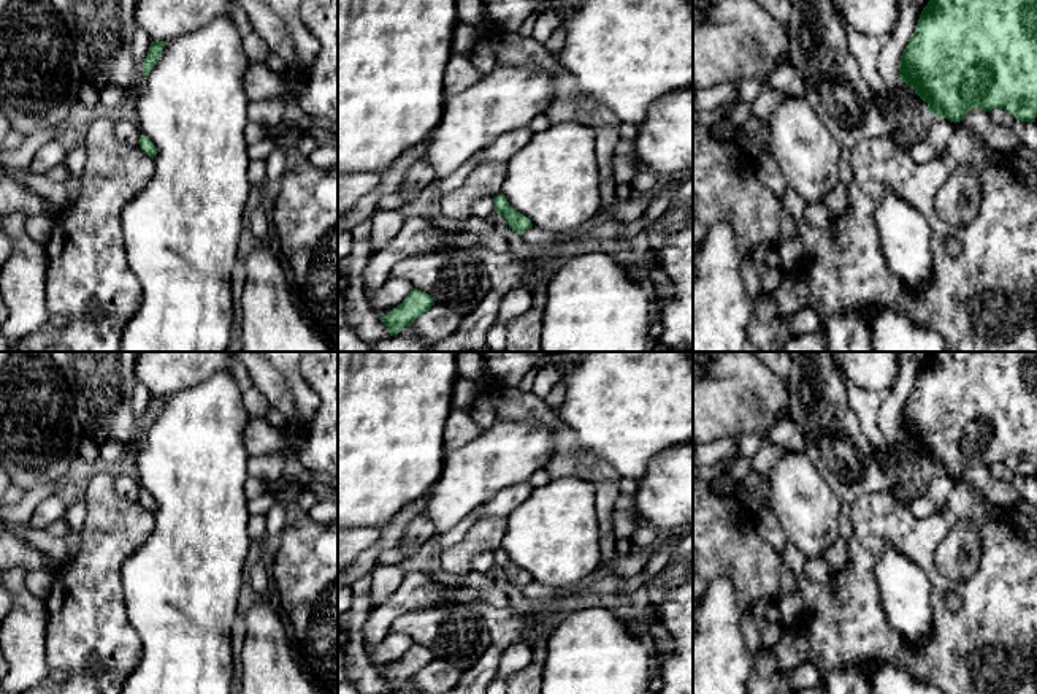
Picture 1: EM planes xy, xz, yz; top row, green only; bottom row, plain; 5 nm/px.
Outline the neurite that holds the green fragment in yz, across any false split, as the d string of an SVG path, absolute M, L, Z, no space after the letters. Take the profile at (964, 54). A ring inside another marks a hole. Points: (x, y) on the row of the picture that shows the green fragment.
M929 0L899 60L899 81L928 103L936 117L959 122L972 108L1005 109L1016 120L1037 117L1037 0Z

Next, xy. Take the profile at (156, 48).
M152 41L149 52L143 62L143 76L146 79L146 76L149 74L149 71L154 68L154 65L159 62L162 51L165 48L166 41Z

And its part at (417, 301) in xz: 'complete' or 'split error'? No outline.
complete

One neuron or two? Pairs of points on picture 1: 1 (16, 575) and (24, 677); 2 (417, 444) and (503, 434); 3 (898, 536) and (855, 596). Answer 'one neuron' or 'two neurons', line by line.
1: one neuron
2: two neurons
3: one neuron

